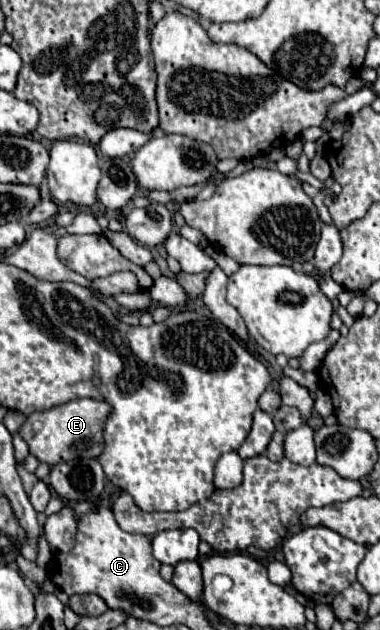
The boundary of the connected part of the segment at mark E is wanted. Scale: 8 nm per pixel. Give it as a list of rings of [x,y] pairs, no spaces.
[[[75,399],[57,407],[51,407],[49,411],[37,411],[27,417],[23,423],[21,437],[29,445],[29,453],[33,453],[39,461],[45,461],[49,465],[85,457],[95,459],[103,453],[105,439],[103,439],[103,425],[111,413],[111,405],[107,401],[99,399]]]

